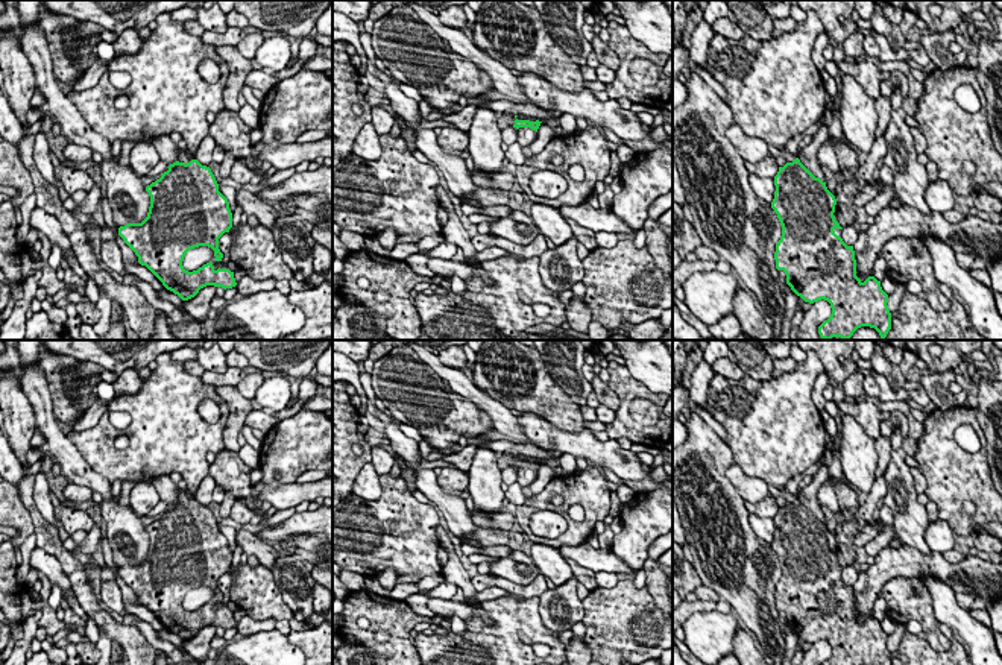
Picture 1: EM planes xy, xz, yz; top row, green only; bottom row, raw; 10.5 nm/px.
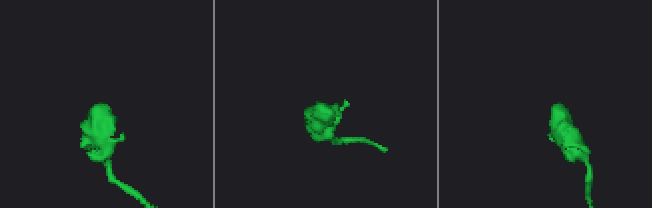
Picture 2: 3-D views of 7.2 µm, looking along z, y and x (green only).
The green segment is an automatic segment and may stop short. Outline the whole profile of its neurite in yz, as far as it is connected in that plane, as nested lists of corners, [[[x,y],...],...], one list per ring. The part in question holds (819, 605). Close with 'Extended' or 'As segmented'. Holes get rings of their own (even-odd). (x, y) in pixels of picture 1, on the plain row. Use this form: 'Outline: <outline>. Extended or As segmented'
Outline: [[[824,454],[818,460],[821,466],[812,474],[812,481],[800,490],[800,495],[792,503],[779,507],[779,512],[774,516],[776,531],[771,548],[782,565],[782,577],[777,581],[774,592],[776,609],[785,612],[786,624],[805,642],[814,644],[824,639],[830,644],[832,654],[821,665],[891,665],[891,653],[887,645],[888,635],[882,630],[881,621],[874,616],[868,616],[862,622],[856,616],[853,586],[847,586],[833,571],[835,568],[843,569],[833,556],[837,539],[827,530],[824,522],[826,518],[817,501],[818,489],[829,481],[829,466],[824,465],[823,460]]]. Extended

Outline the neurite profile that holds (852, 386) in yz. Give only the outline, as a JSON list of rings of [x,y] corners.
[[[859,369],[850,373],[843,383],[844,395],[855,399],[864,395],[862,387],[864,377],[865,375],[862,375]]]

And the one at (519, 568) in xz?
[[[513,550],[509,556],[490,562],[489,574],[527,586],[534,581],[540,571],[530,556]]]

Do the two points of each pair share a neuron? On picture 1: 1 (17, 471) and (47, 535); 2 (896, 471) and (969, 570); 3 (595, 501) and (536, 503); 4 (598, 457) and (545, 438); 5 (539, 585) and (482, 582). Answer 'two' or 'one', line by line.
1: two
2: two
3: one
4: one
5: one

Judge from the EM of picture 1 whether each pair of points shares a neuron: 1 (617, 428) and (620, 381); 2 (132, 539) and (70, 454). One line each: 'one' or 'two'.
1: one
2: one

